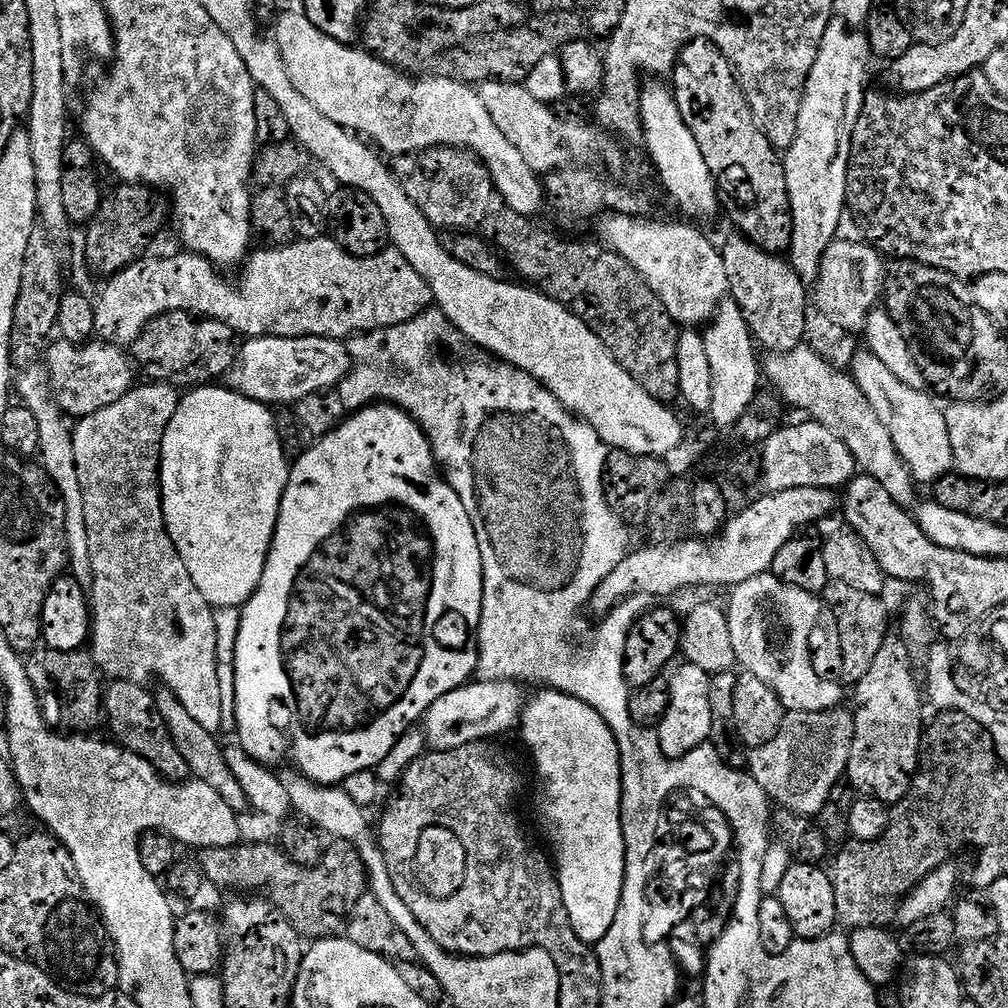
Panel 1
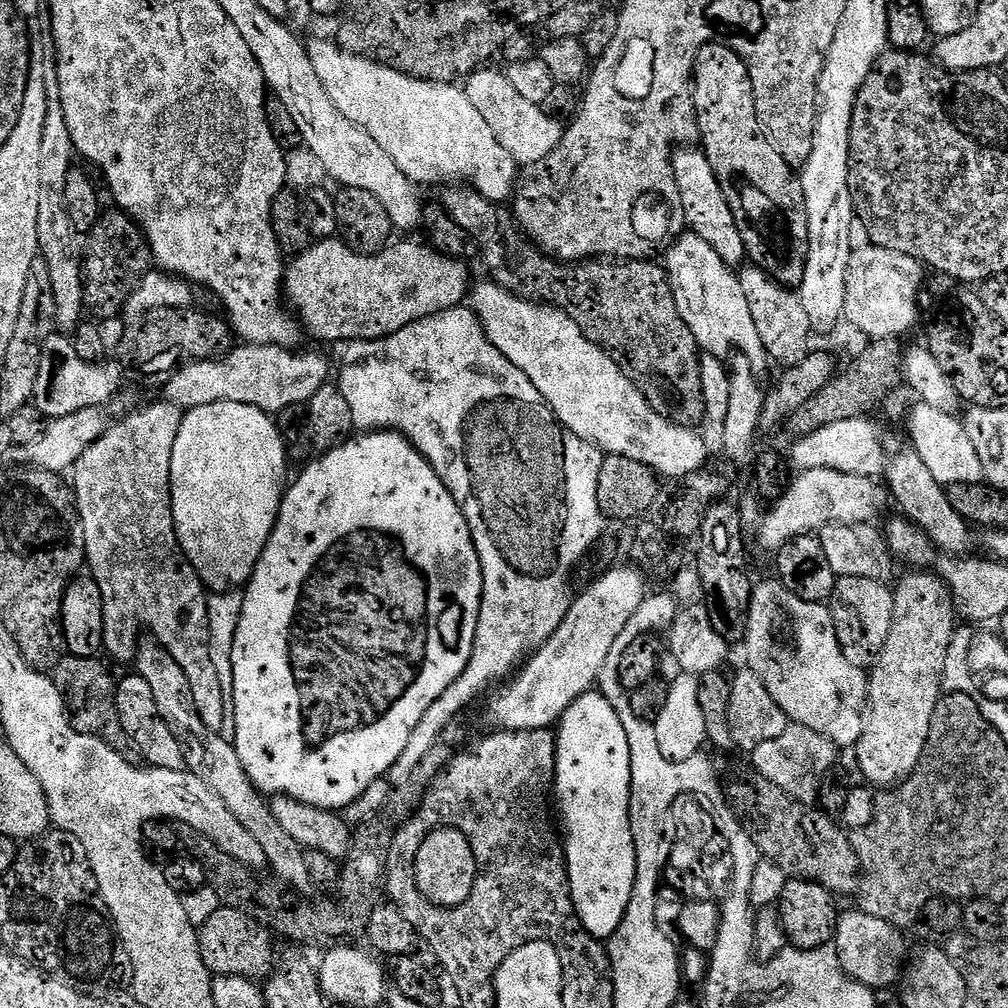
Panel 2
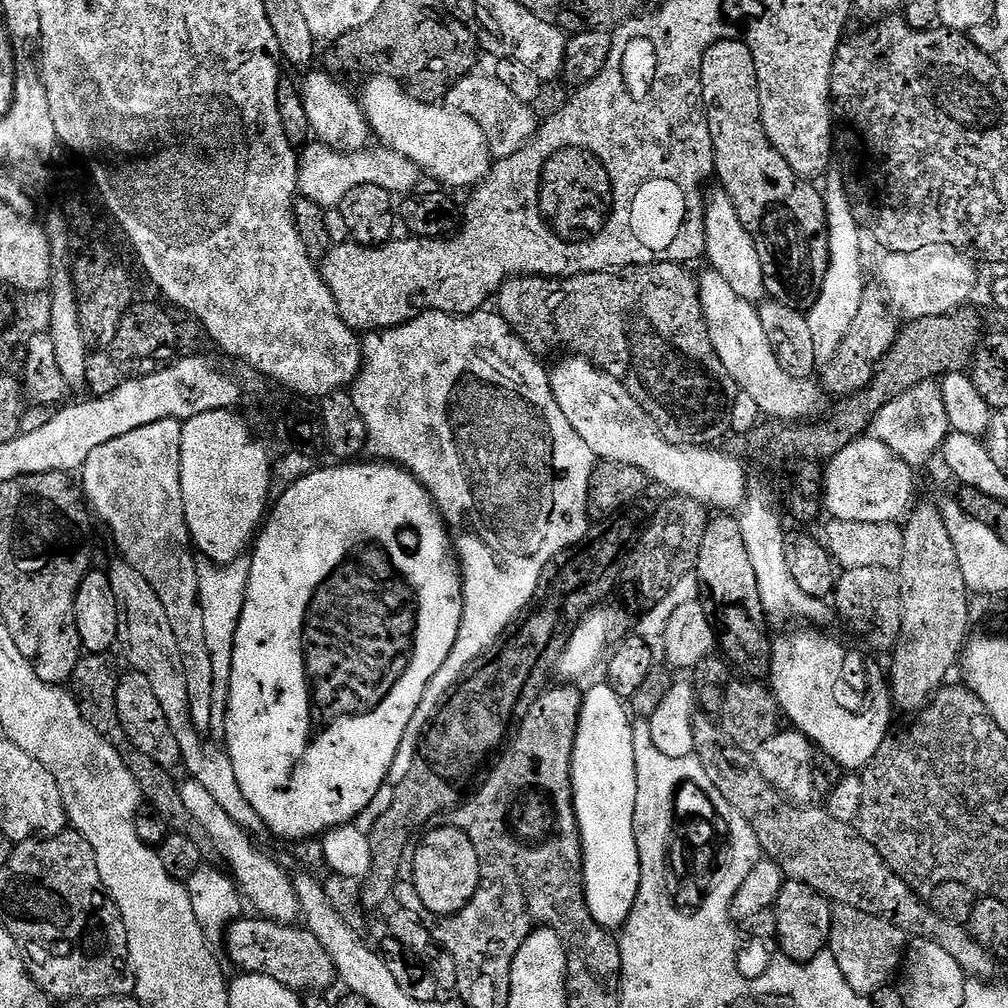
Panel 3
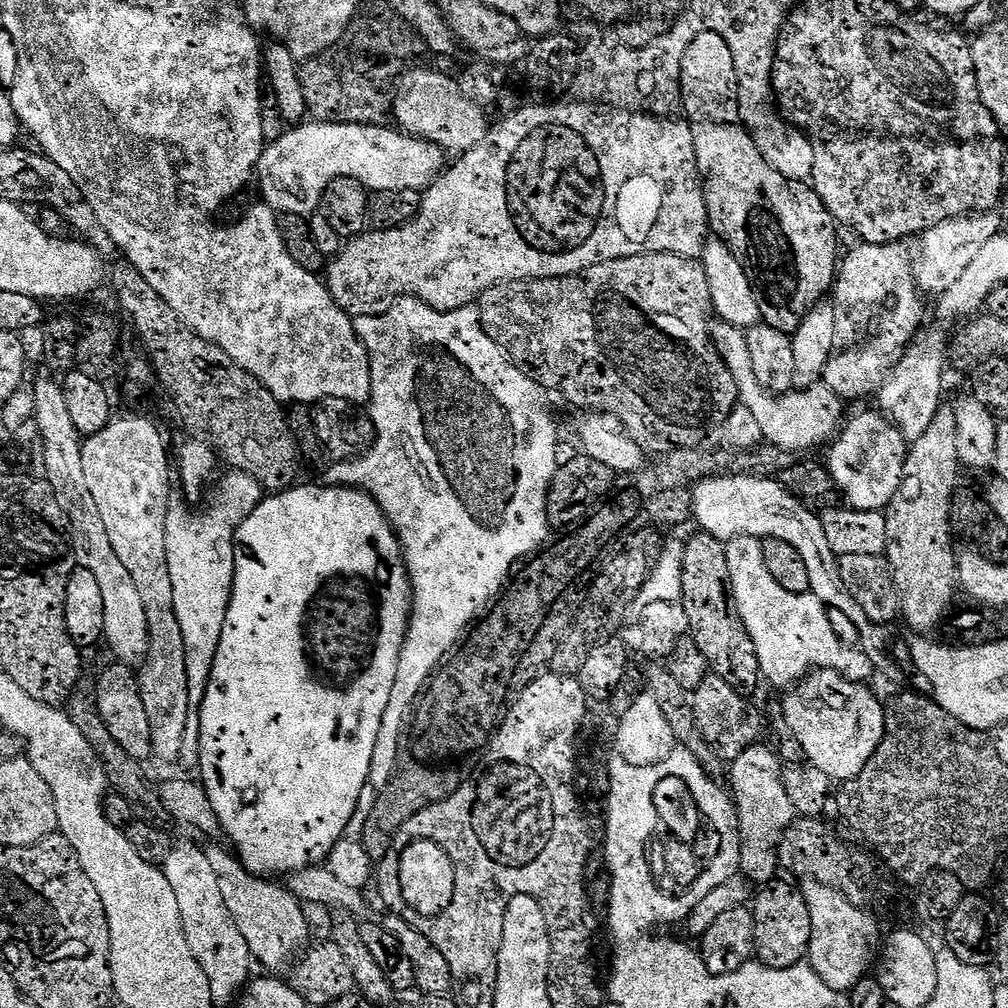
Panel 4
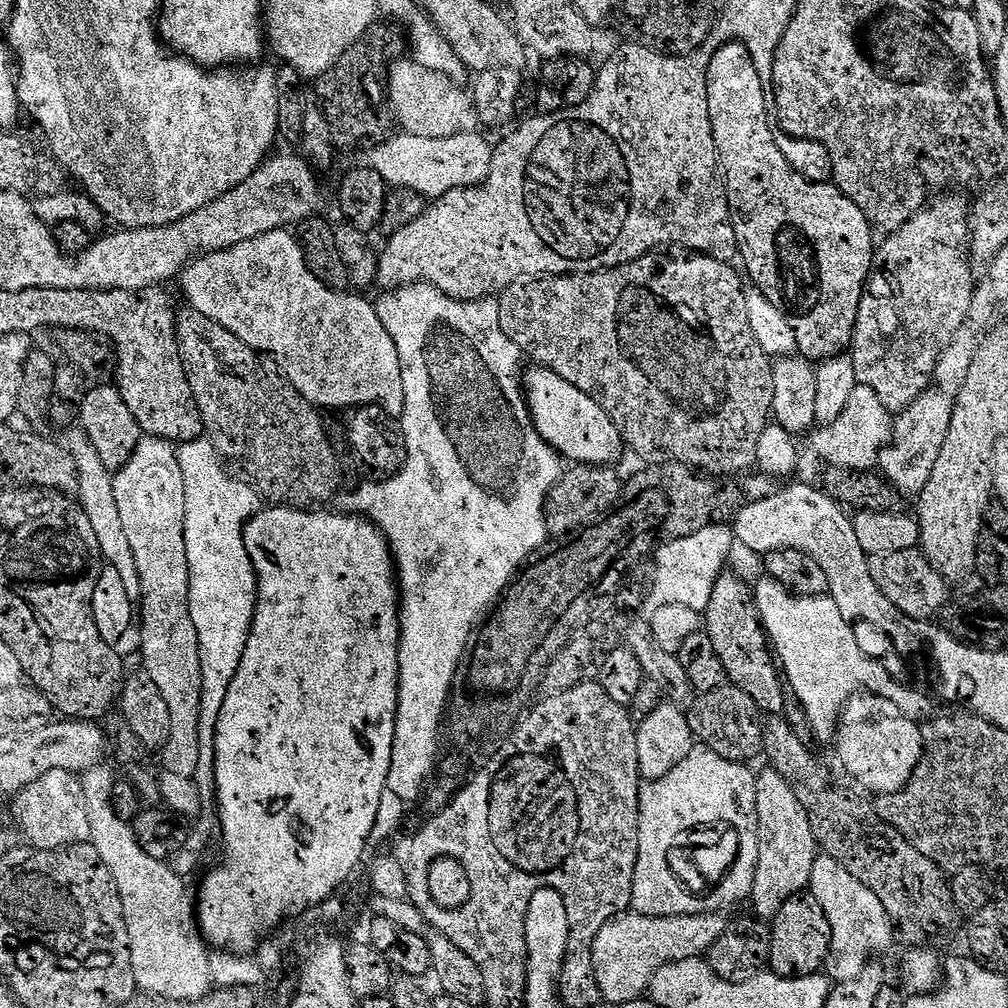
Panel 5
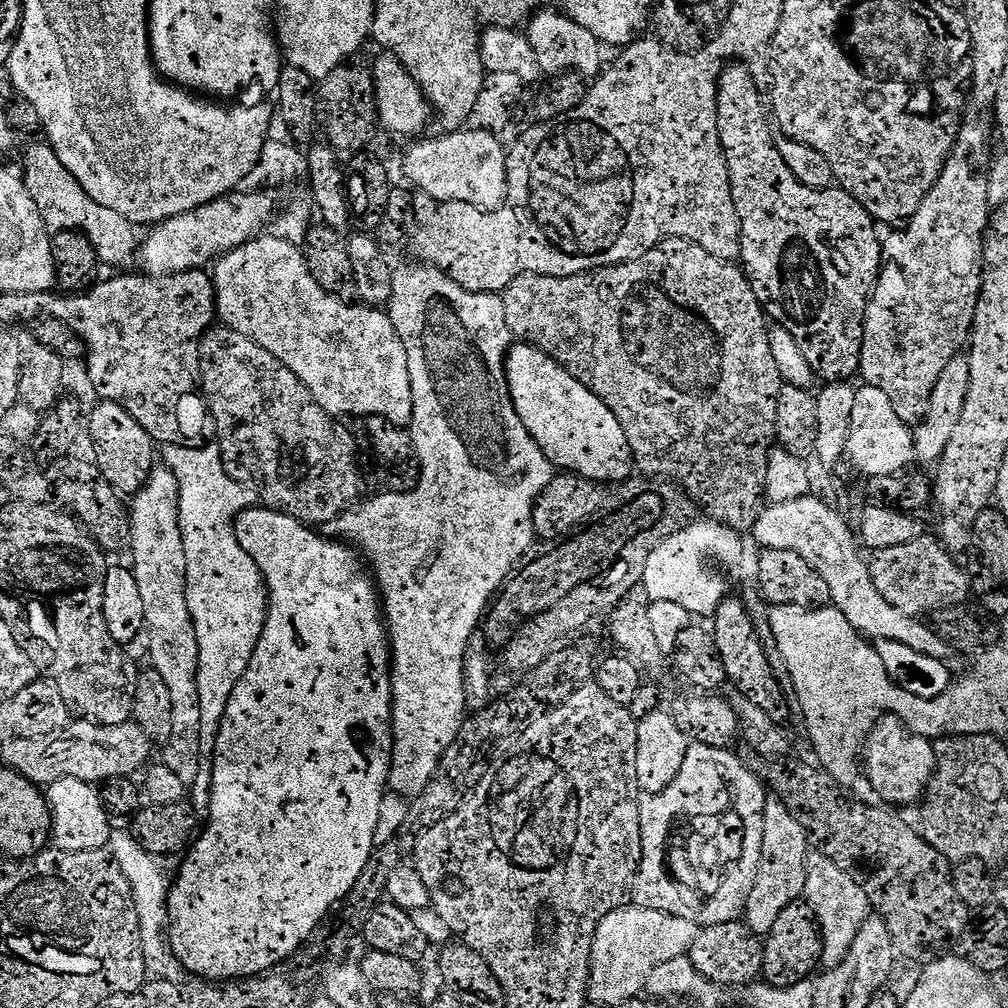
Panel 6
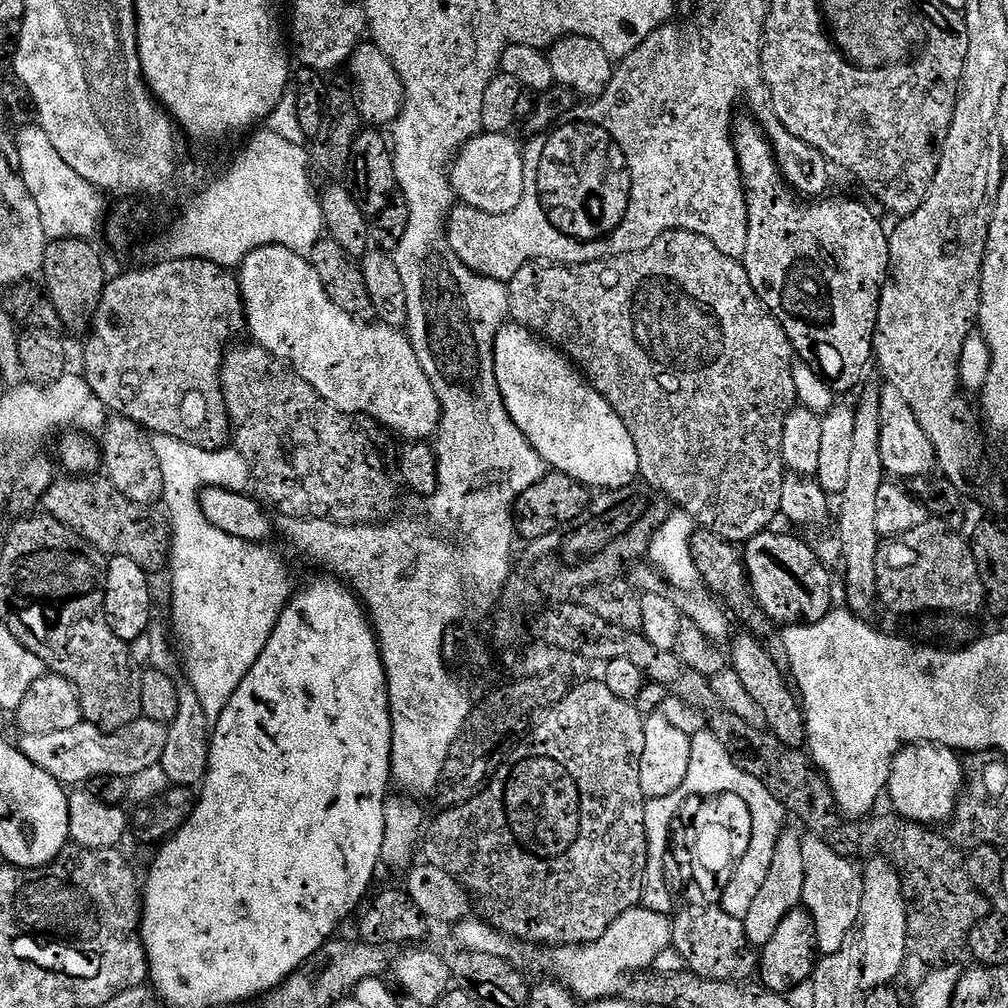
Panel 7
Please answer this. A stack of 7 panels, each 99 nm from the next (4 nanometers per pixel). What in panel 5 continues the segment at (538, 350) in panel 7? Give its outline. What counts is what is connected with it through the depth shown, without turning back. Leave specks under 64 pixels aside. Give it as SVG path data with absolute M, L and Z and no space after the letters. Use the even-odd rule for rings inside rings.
M532 366L529 369L529 372L527 369L523 373L522 387L528 401L528 412L532 415L532 425L555 452L565 461L572 460L568 462L576 466L608 466L613 463L611 460L622 456L620 432L612 424L612 419L606 414L606 410L602 410L602 406L598 406L598 402L594 402L594 398L582 394L582 390L578 390L578 386L570 386L570 382L566 382L566 378L554 374L554 370L539 366Z

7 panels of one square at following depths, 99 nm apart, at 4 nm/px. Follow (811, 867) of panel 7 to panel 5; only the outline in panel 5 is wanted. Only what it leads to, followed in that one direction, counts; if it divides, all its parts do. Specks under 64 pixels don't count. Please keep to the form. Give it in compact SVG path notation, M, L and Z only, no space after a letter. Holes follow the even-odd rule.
M823 854L817 855L814 870L810 870L808 888L818 906L822 906L822 914L826 914L828 923L828 957L824 959L826 976L836 984L850 982L870 963L875 952L890 947L892 940L894 944L894 929L886 910L882 910L882 902L878 902L874 890L862 886L854 874Z

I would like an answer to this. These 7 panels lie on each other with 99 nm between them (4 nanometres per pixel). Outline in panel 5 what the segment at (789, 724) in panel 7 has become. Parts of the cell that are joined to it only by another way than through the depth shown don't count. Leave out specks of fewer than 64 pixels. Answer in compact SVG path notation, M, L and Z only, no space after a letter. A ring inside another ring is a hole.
M724 570L714 582L709 606L702 613L703 631L713 643L730 684L748 696L757 709L765 708L768 714L783 713L786 688L770 641L760 622L753 589L742 577L730 571Z

